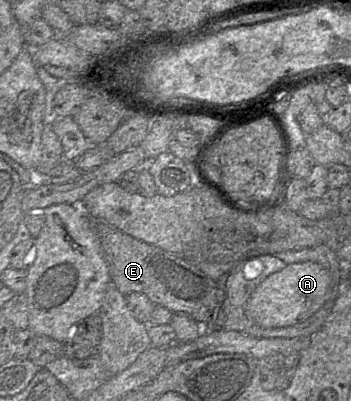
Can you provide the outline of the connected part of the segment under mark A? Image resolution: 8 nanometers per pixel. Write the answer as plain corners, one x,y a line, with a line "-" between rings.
314,262
292,263
259,283
246,302
245,312
251,321
261,327
287,327
308,319
334,295
335,276
331,271

